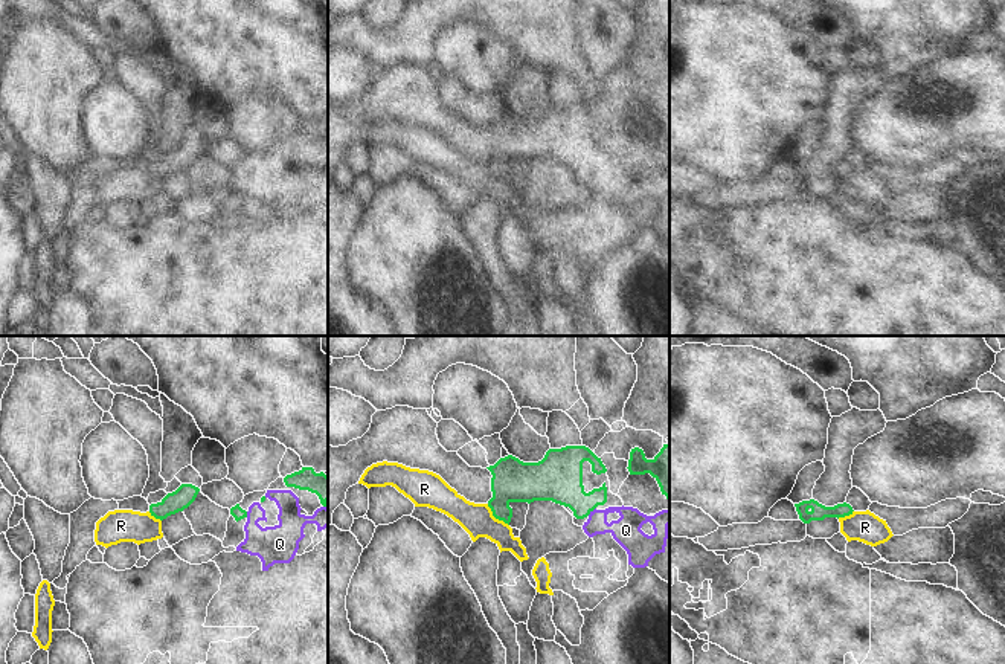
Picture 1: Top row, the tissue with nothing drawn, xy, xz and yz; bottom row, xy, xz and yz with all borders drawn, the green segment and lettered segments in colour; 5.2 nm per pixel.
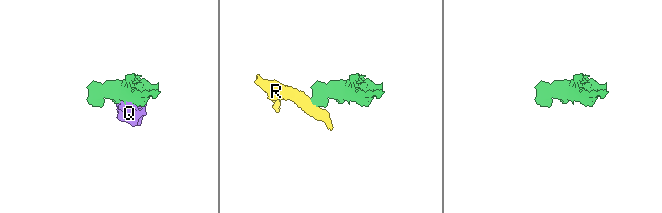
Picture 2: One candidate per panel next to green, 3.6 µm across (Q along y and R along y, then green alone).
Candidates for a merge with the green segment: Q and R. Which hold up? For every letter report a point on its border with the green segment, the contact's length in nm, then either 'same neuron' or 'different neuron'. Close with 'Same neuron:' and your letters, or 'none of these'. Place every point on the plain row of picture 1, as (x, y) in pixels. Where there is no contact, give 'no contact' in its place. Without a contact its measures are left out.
Q: xz (590, 168) | 60 nm | different neuron
R: xz (496, 176) | 170 nm | different neuron
Same neuron: none of these

